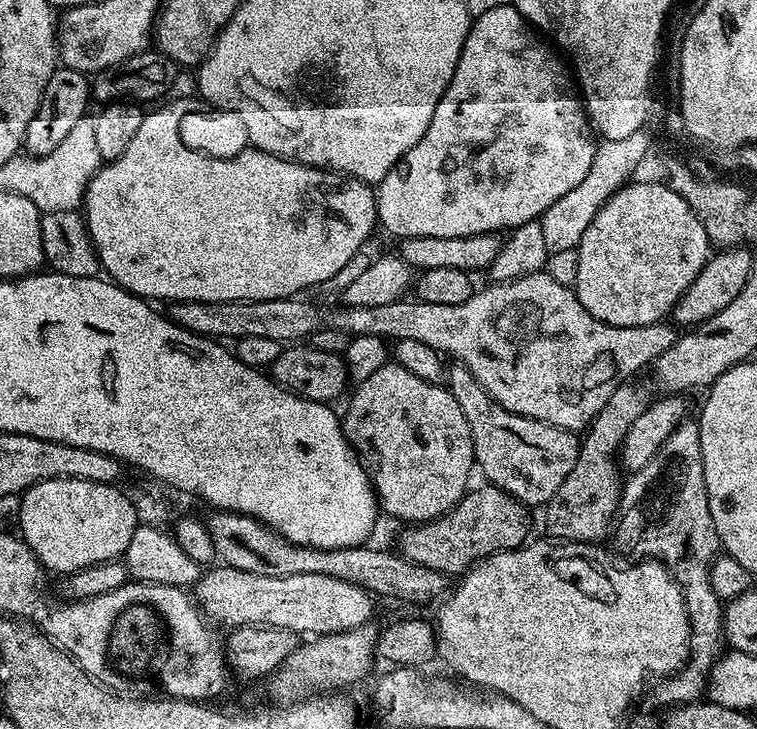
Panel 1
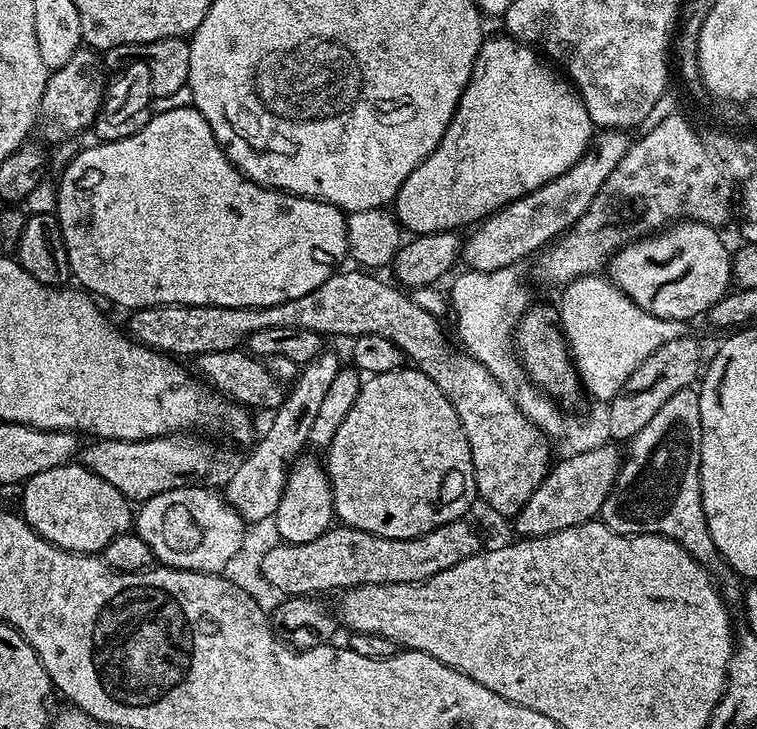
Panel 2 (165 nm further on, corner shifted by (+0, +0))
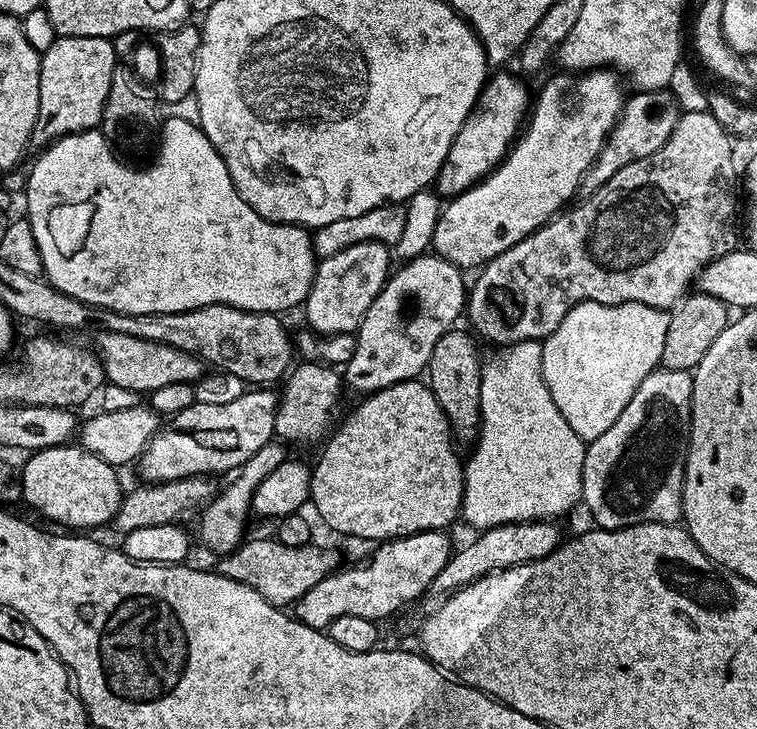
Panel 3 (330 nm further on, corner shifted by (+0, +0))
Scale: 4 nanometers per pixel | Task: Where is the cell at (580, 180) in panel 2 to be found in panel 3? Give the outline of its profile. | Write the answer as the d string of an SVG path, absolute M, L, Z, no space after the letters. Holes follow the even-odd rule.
M668 90L659 92L633 91L625 99L624 106L620 110L620 117L616 119L616 125L610 130L598 158L586 170L586 174L580 183L579 195L587 198L594 195L603 184L610 182L622 166L630 166L638 158L650 158L654 150L666 146L666 138L674 134L674 126L682 115L681 108L676 103L676 97Z

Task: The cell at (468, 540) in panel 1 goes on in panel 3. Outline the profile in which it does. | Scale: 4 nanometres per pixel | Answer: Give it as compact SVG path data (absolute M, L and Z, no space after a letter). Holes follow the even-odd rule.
M248 538L232 552L219 557L218 571L221 576L234 578L234 582L250 586L250 590L258 590L266 602L292 606L302 598L302 594L306 594L306 590L310 590L310 586L318 586L322 578L341 567L339 554L332 548L319 548L318 544L286 546L279 538Z

